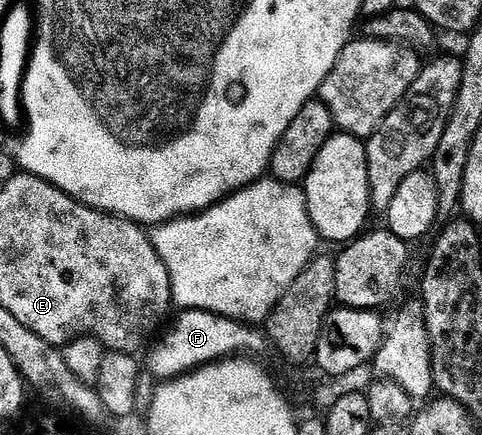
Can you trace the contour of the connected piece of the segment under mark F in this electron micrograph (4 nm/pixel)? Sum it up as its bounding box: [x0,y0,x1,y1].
[147,310,266,380]

